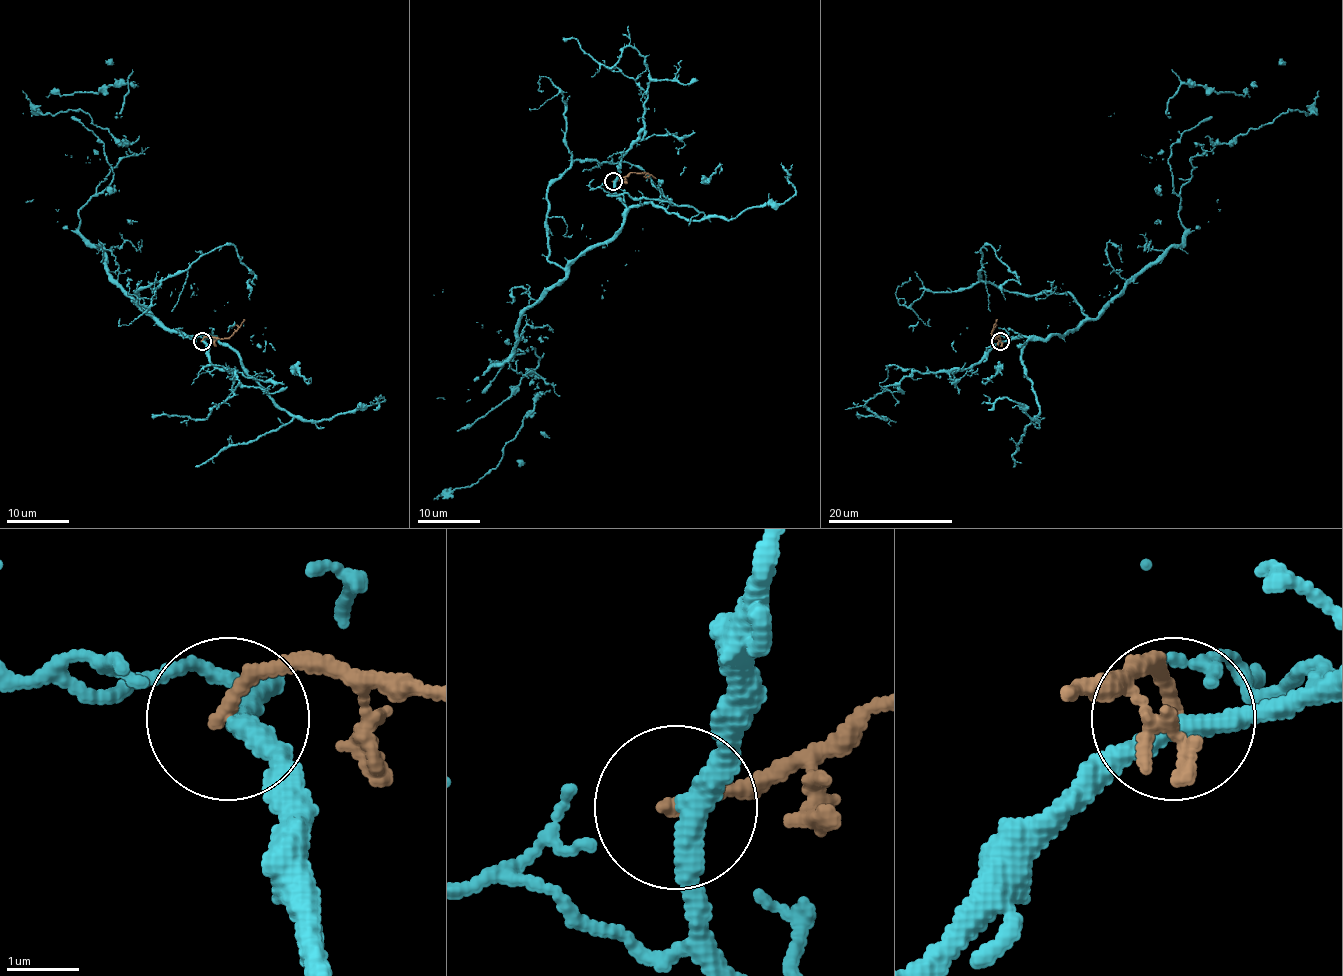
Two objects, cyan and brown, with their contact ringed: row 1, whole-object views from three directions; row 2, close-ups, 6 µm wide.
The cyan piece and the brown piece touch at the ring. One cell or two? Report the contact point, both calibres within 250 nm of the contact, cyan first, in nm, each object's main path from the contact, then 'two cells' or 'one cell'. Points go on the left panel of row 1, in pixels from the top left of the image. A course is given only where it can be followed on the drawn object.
(202, 341) | 320/200 nm | cyan via (202, 341), (213, 336), (148, 315), (80, 232), (78, 210), (129, 150), (84, 112), (42, 114), (22, 91) | brown via (202, 341), (206, 336), (227, 338), (244, 319) | two cells

